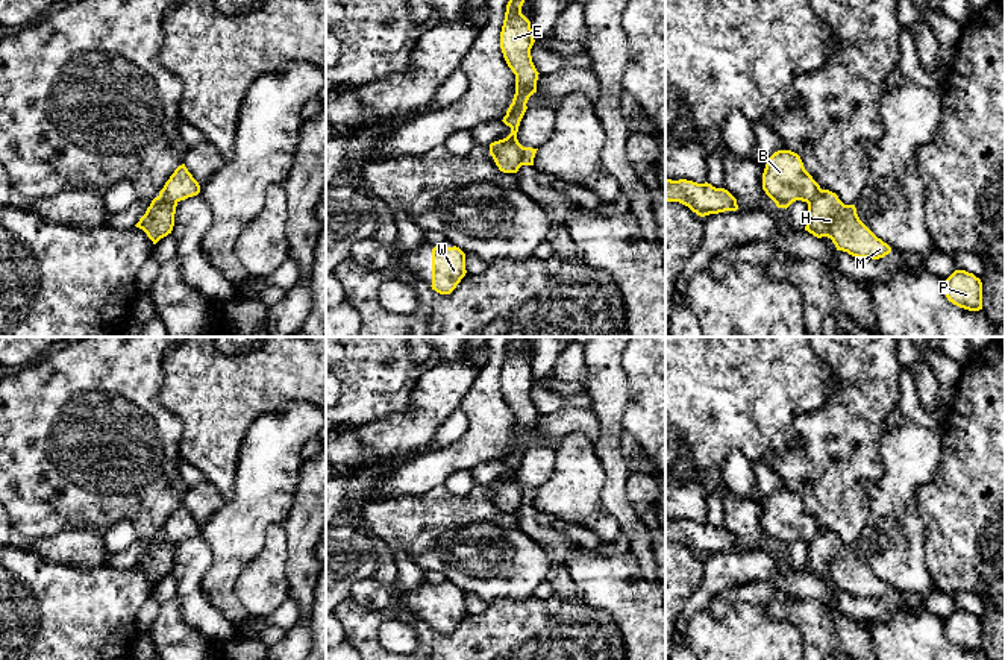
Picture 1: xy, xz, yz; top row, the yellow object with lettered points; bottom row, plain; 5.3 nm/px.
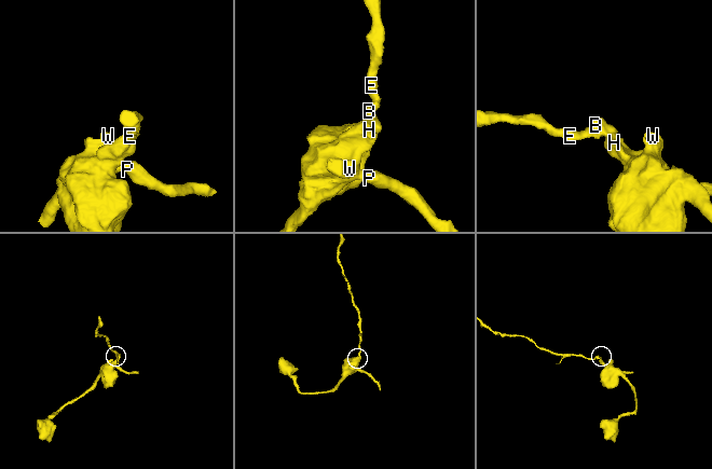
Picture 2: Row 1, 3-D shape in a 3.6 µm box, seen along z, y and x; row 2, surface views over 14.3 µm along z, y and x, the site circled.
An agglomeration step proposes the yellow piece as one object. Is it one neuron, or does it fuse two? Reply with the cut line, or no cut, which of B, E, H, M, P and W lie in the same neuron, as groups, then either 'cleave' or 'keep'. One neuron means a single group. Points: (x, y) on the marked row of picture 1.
xz (504, 138), (519, 147), (522, 164) | B E / H M P W | cleave

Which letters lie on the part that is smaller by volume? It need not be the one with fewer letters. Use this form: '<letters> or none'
B, E

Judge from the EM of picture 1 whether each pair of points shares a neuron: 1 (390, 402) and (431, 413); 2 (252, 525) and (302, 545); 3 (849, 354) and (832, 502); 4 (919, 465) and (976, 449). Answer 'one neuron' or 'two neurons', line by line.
1: two neurons
2: two neurons
3: one neuron
4: two neurons

